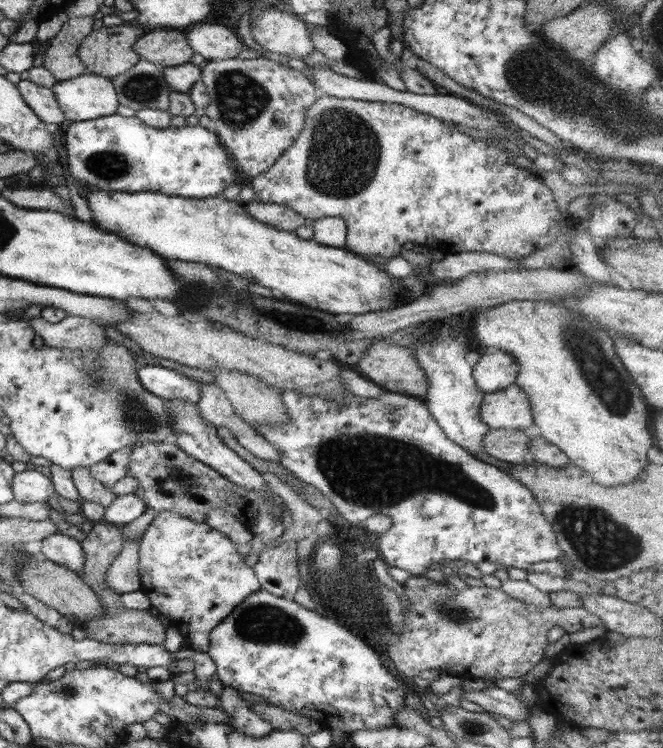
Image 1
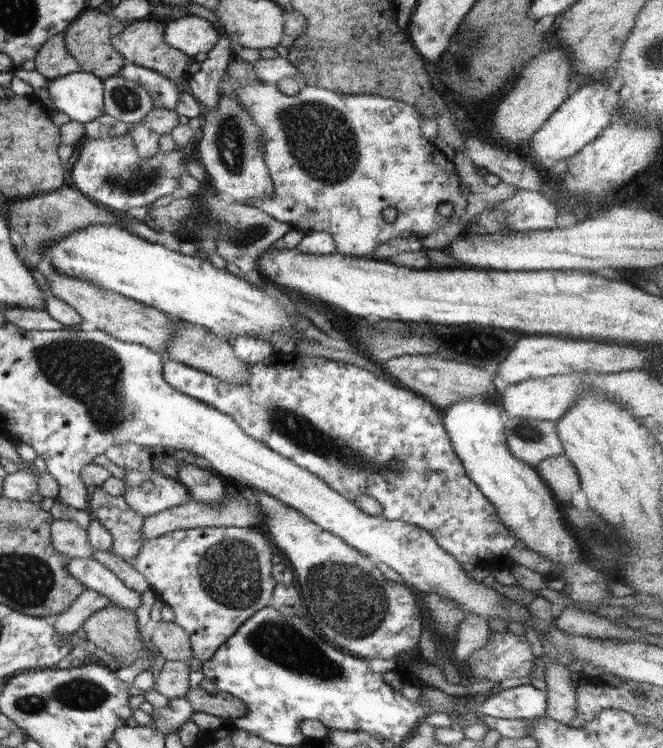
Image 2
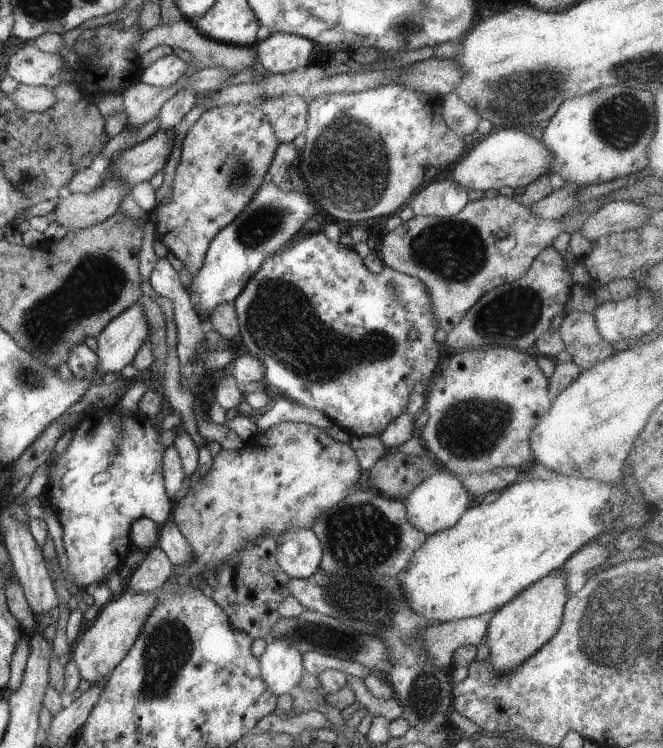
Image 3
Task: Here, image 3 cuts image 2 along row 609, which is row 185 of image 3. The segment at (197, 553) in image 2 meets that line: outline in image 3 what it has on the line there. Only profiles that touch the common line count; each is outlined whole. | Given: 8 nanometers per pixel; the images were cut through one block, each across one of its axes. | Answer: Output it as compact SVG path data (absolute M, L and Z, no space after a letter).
M226 104L207 110L184 136L172 198L155 208L155 232L159 248L182 260L190 278L204 264L212 238L244 212L244 206L264 184L278 144L269 118L252 104Z

